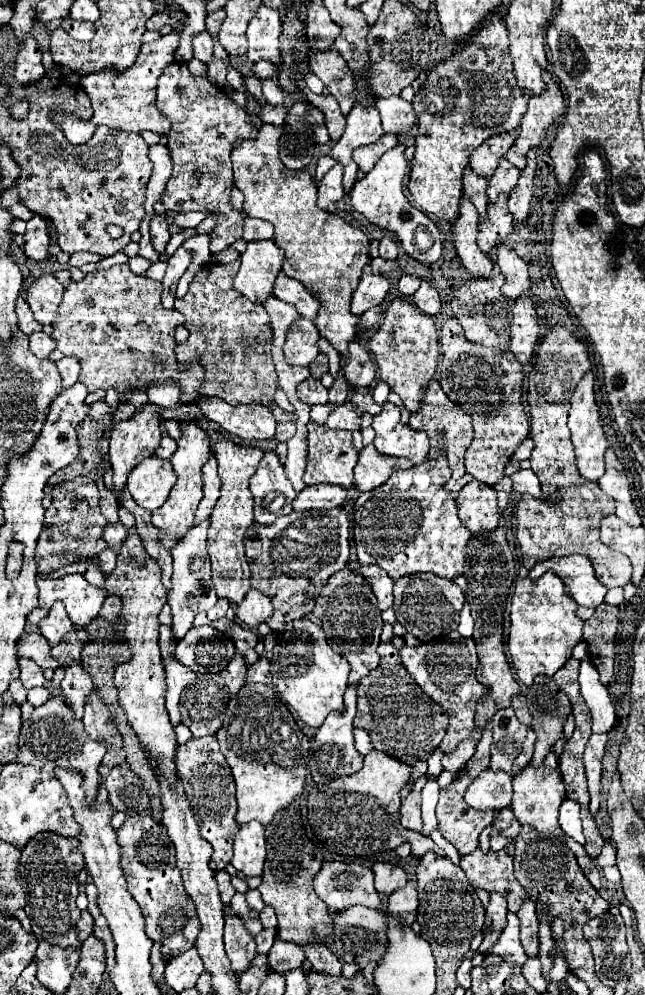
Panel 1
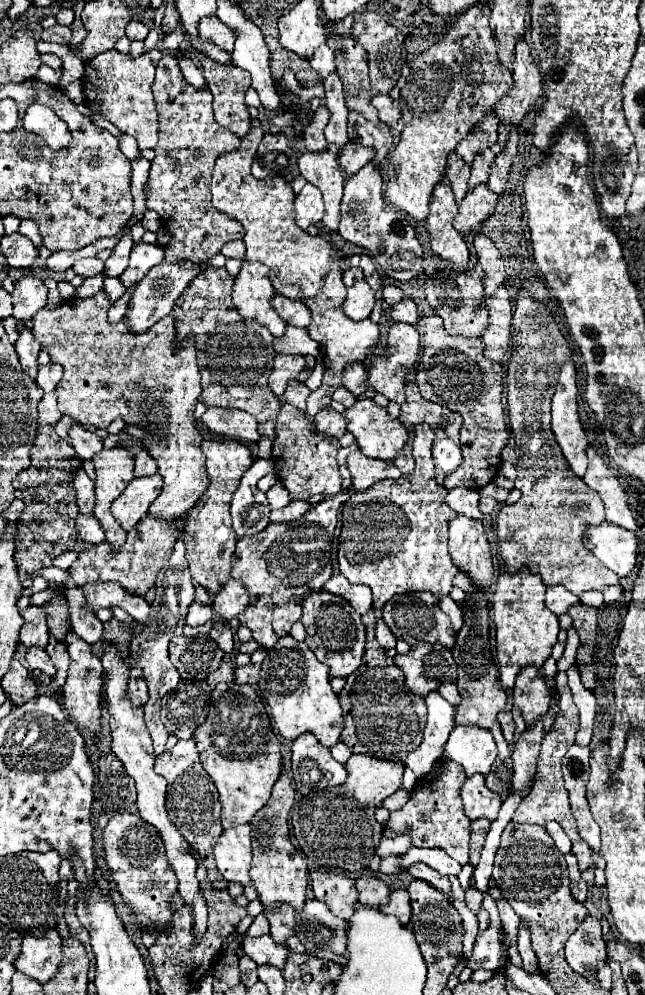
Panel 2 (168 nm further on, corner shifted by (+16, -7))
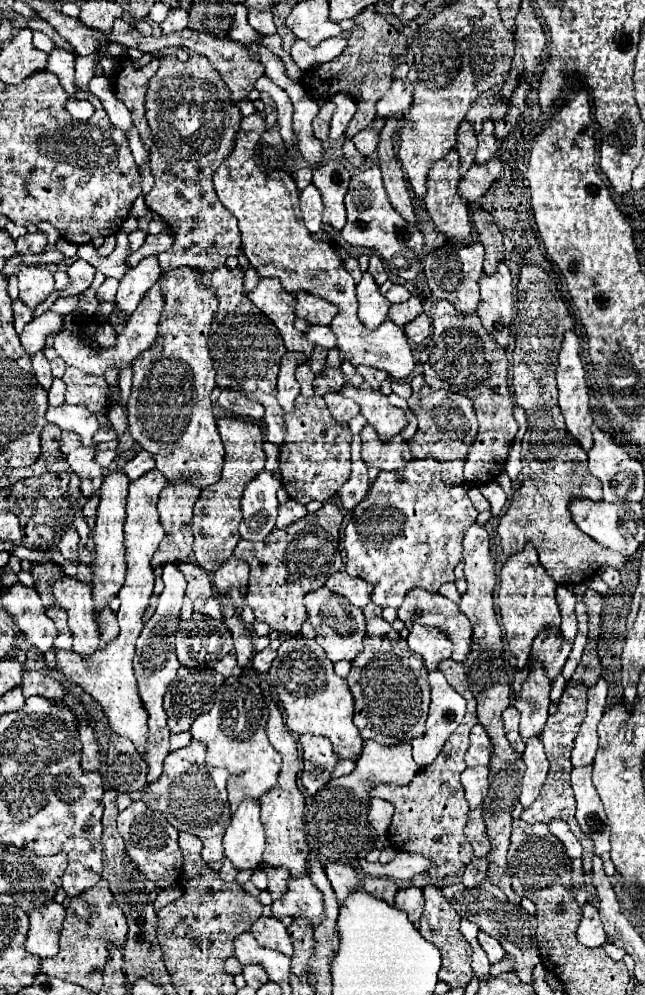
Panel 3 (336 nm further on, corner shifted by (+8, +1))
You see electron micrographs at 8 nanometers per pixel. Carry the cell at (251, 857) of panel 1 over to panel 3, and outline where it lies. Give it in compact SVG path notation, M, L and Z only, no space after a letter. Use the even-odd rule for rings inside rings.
M244 800L224 834L224 854L236 870L256 870L264 854L264 826L260 822L260 804Z

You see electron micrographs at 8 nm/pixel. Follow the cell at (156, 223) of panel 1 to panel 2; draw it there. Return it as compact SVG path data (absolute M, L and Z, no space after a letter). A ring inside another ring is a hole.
M146 242L134 244L132 254L130 254L130 266L128 266L128 270L120 276L122 286L128 290L128 288L132 288L134 284L138 284L154 266L158 266L158 264L162 262L162 258L164 258L162 246L146 244Z

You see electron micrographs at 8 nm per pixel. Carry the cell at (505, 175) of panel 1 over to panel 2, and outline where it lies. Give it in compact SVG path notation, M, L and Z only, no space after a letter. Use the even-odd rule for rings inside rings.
M484 148L476 154L474 162L472 162L472 174L468 178L468 188L476 188L476 184L482 184L488 180L488 170L490 170L490 164L494 162L496 154L492 148Z

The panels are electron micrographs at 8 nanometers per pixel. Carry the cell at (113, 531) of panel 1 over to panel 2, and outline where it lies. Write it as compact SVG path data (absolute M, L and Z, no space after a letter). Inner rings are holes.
M78 514L76 528L78 528L80 540L84 540L88 544L104 542L104 530L100 530L100 524L92 514Z

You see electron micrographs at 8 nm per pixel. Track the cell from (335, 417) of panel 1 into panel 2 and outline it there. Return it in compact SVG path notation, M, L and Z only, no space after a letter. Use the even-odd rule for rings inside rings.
M322 408L316 418L316 428L320 432L324 432L326 436L332 436L332 438L342 438L346 434L346 418L338 412L334 412L332 408Z

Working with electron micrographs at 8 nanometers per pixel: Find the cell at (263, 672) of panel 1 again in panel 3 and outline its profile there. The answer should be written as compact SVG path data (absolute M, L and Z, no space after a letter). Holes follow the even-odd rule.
M264 648L262 652L258 652L254 658L252 658L252 670L256 674L266 674L268 668L270 668L270 662L276 658L276 652L270 650L270 648Z

